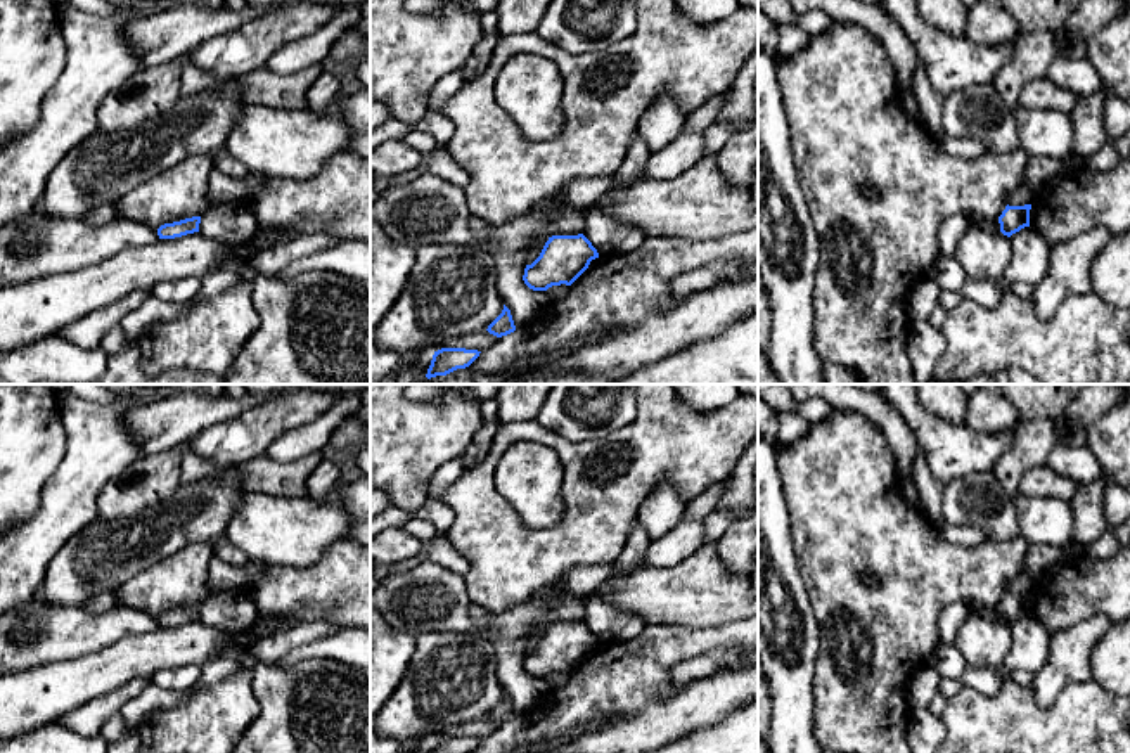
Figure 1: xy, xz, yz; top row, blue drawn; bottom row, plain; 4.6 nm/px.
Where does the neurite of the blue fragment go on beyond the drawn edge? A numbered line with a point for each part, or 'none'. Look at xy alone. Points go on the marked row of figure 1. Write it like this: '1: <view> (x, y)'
none

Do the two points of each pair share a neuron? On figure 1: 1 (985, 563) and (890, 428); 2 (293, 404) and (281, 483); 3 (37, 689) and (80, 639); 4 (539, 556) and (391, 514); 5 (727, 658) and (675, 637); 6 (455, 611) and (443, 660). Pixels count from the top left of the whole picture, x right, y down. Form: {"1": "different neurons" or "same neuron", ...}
{"1": "different neurons", "2": "different neurons", "3": "different neurons", "4": "different neurons", "5": "different neurons", "6": "different neurons"}

